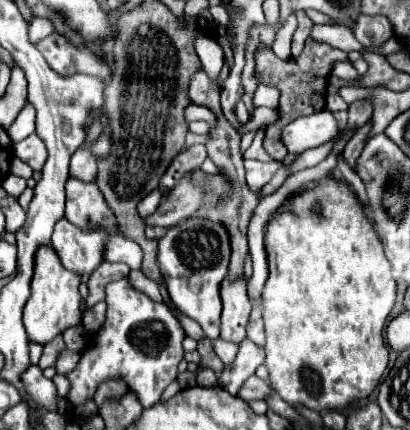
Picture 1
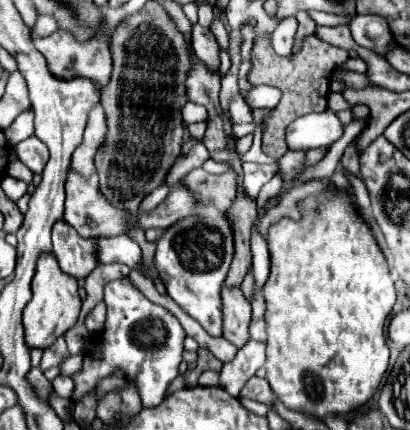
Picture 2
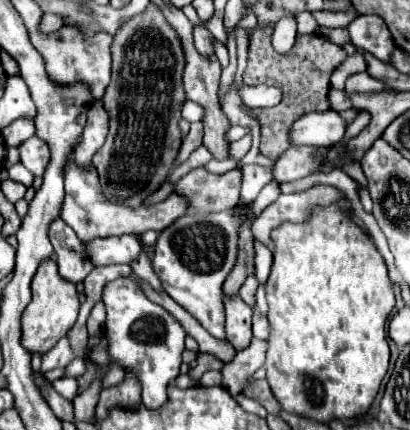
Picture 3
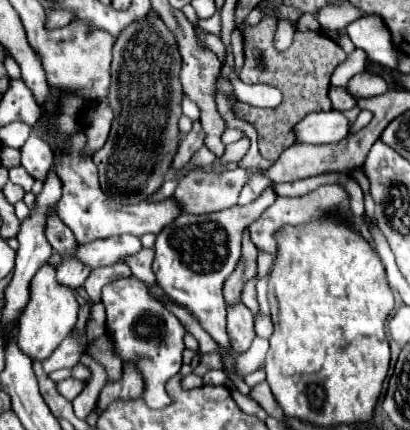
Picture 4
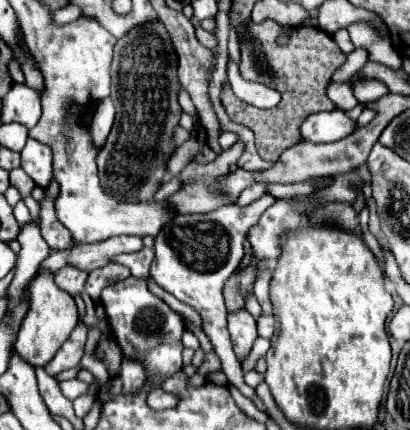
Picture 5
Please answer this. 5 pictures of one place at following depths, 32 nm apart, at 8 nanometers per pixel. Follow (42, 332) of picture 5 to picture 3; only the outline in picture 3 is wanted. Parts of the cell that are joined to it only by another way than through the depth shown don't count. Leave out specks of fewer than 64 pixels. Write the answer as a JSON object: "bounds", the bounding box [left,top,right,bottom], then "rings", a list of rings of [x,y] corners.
{"bounds":[22,258,80,352],"rings":[[[52,258],[42,260],[32,278],[32,300],[22,314],[22,346],[28,352],[48,352],[74,326],[80,310],[76,284],[60,280],[60,272]]]}

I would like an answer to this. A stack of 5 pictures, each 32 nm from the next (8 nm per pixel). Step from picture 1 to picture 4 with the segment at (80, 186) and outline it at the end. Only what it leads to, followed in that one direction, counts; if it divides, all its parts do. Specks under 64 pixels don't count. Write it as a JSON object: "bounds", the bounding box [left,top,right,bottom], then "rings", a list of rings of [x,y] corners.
{"bounds":[56,132,184,244],"rings":[[[82,132],[72,136],[72,144],[68,146],[60,164],[56,166],[56,172],[64,184],[64,192],[56,208],[58,218],[74,232],[80,244],[88,244],[98,238],[110,238],[110,236],[120,236],[120,234],[134,234],[134,236],[142,236],[146,232],[158,234],[162,228],[172,224],[172,220],[176,220],[178,214],[184,214],[182,204],[174,196],[162,202],[140,202],[136,206],[124,206],[124,204],[116,204],[114,200],[110,200],[98,184],[98,170],[92,158],[80,158],[80,150],[84,142],[86,138]]]}

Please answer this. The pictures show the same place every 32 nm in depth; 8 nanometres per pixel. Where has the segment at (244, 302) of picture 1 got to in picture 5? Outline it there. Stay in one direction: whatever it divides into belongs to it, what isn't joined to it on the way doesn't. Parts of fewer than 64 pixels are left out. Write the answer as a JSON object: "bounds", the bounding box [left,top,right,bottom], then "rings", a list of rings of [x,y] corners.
{"bounds":[228,308,258,360],"rings":[[[240,308],[236,312],[230,312],[228,314],[228,332],[232,336],[234,352],[236,352],[238,360],[242,360],[250,352],[252,342],[258,336],[256,322],[254,322],[252,314],[246,308]]]}

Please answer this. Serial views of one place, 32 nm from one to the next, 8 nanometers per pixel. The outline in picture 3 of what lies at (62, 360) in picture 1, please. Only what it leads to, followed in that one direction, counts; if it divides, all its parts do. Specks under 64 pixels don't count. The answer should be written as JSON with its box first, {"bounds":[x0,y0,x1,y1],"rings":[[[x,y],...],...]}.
{"bounds":[64,358,86,378],"rings":[[[74,358],[64,370],[66,370],[66,376],[72,376],[72,378],[82,376],[82,374],[86,372],[86,368],[84,368],[84,358]]]}

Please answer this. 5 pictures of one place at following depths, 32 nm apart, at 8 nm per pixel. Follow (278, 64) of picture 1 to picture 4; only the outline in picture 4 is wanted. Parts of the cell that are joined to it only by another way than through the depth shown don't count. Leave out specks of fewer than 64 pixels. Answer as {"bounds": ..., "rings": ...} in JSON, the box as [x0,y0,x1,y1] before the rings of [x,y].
{"bounds":[236,26,346,160],"rings":[[[246,26],[244,32],[244,50],[246,50],[246,64],[244,64],[244,76],[248,84],[268,84],[278,86],[284,94],[282,102],[272,110],[252,108],[248,104],[238,102],[236,110],[240,116],[250,120],[258,128],[258,146],[260,154],[268,160],[278,160],[280,152],[284,152],[288,146],[294,144],[294,124],[302,120],[310,112],[330,110],[330,76],[338,64],[346,60],[346,52],[328,36],[322,32],[296,32],[292,46],[286,52],[278,52],[272,44],[276,26]]]}

